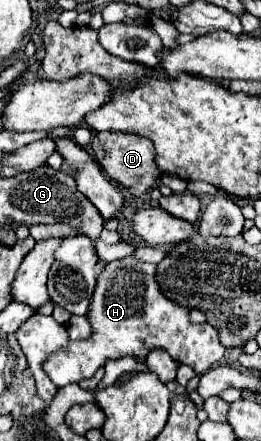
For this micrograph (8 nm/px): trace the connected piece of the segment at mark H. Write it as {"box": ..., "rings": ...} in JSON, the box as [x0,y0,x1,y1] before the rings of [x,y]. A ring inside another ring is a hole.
{"box":[42,257,224,389],"rings":[[[124,257],[124,259],[112,261],[96,277],[96,289],[94,289],[94,297],[92,297],[92,303],[90,303],[90,311],[88,311],[88,321],[90,321],[90,327],[92,327],[92,335],[84,341],[68,341],[68,345],[64,349],[52,353],[44,361],[42,369],[52,379],[52,383],[58,389],[62,389],[68,383],[78,383],[82,379],[92,377],[110,359],[120,359],[120,357],[126,357],[126,355],[136,357],[136,359],[144,359],[150,351],[164,349],[164,351],[168,351],[168,355],[174,361],[192,367],[196,371],[196,375],[204,375],[206,371],[212,369],[212,365],[216,365],[222,359],[224,345],[220,343],[218,333],[212,325],[192,323],[188,313],[190,313],[188,307],[178,305],[178,303],[174,303],[174,301],[170,301],[168,297],[162,295],[162,291],[158,287],[158,281],[156,281],[156,265],[146,263],[138,257]]]}

